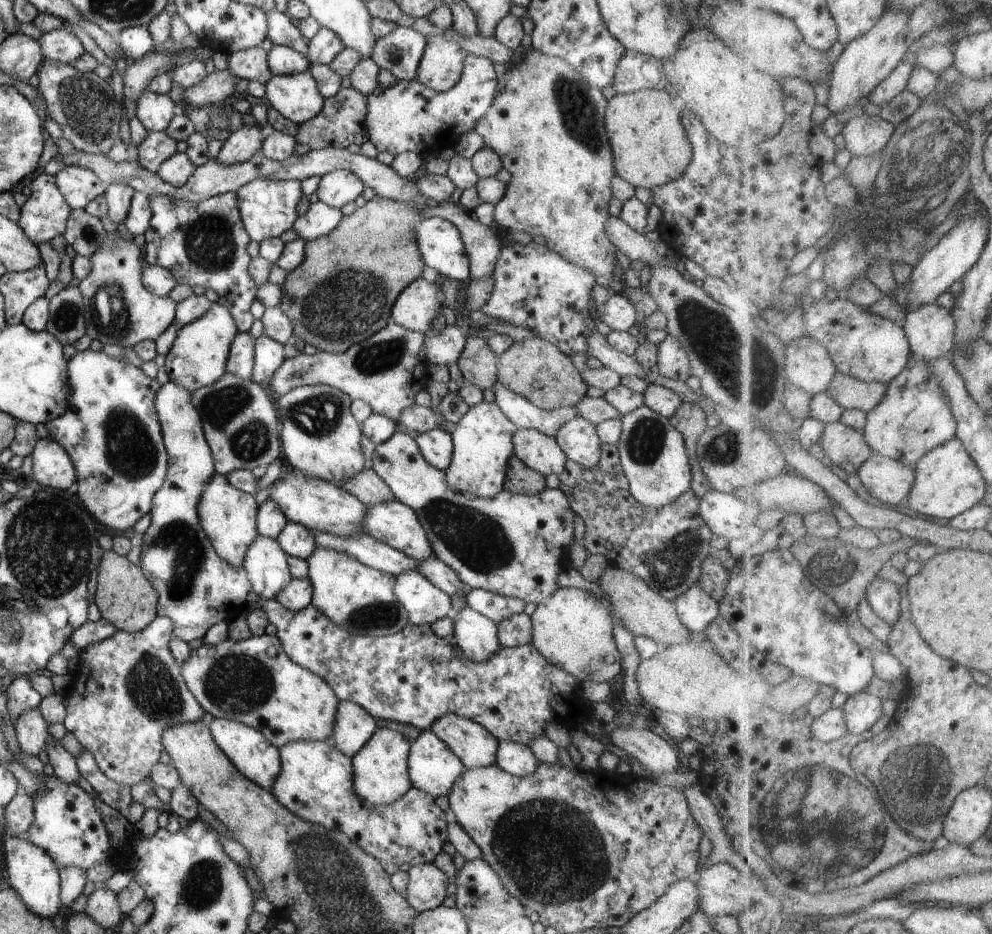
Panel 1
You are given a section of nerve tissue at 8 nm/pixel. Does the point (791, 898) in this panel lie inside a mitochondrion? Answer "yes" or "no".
no

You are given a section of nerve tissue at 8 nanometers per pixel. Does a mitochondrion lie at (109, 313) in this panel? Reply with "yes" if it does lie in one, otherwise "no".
yes

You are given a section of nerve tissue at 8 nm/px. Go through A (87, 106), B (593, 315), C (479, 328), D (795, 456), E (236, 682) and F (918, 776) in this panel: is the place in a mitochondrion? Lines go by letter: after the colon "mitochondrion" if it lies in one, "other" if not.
A: mitochondrion
B: other
C: other
D: other
E: mitochondrion
F: mitochondrion

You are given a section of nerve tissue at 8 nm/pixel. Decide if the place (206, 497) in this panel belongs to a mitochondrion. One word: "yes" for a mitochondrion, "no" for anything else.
no

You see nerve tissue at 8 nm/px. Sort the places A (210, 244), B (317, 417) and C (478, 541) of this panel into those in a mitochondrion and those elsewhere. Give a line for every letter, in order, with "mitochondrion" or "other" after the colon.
A: mitochondrion
B: mitochondrion
C: mitochondrion

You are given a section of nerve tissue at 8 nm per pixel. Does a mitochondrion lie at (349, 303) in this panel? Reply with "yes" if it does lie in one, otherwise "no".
yes

